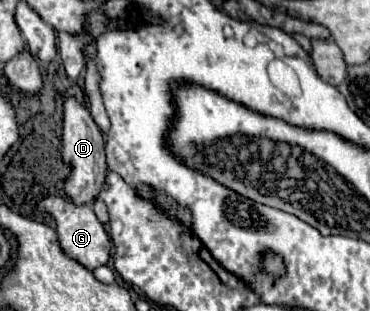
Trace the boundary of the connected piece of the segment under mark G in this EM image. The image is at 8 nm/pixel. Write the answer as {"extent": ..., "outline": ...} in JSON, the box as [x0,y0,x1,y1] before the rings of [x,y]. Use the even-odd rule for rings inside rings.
{"extent":[39,196,111,270],"outline":[[[47,196],[39,204],[45,212],[49,212],[55,218],[61,250],[71,260],[79,262],[87,270],[95,270],[95,268],[105,266],[109,262],[109,250],[111,250],[109,234],[105,232],[103,224],[97,220],[95,212],[89,206],[73,206],[73,202],[69,202],[69,198],[65,198],[65,196]]]}

